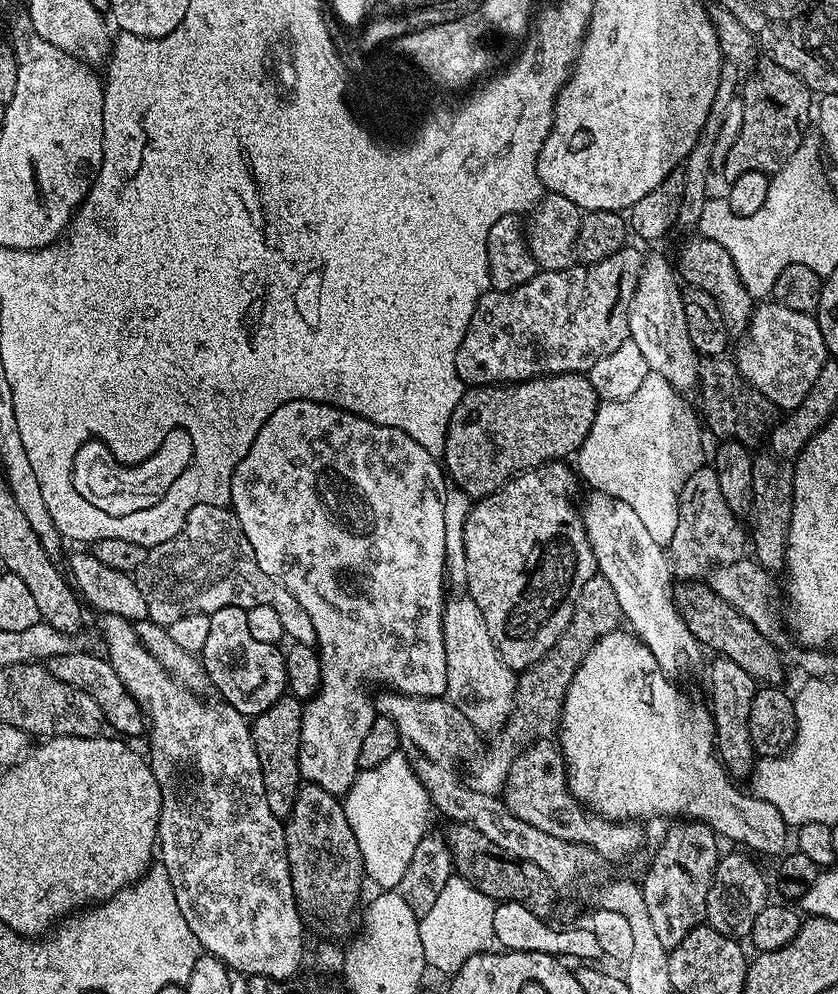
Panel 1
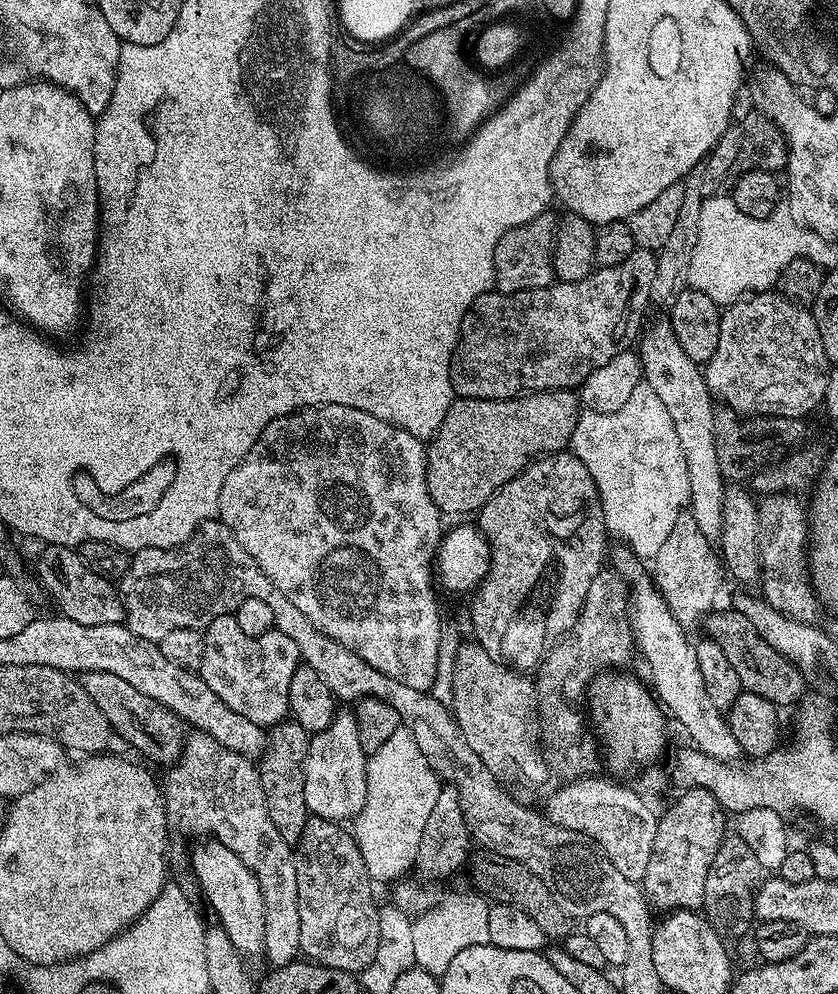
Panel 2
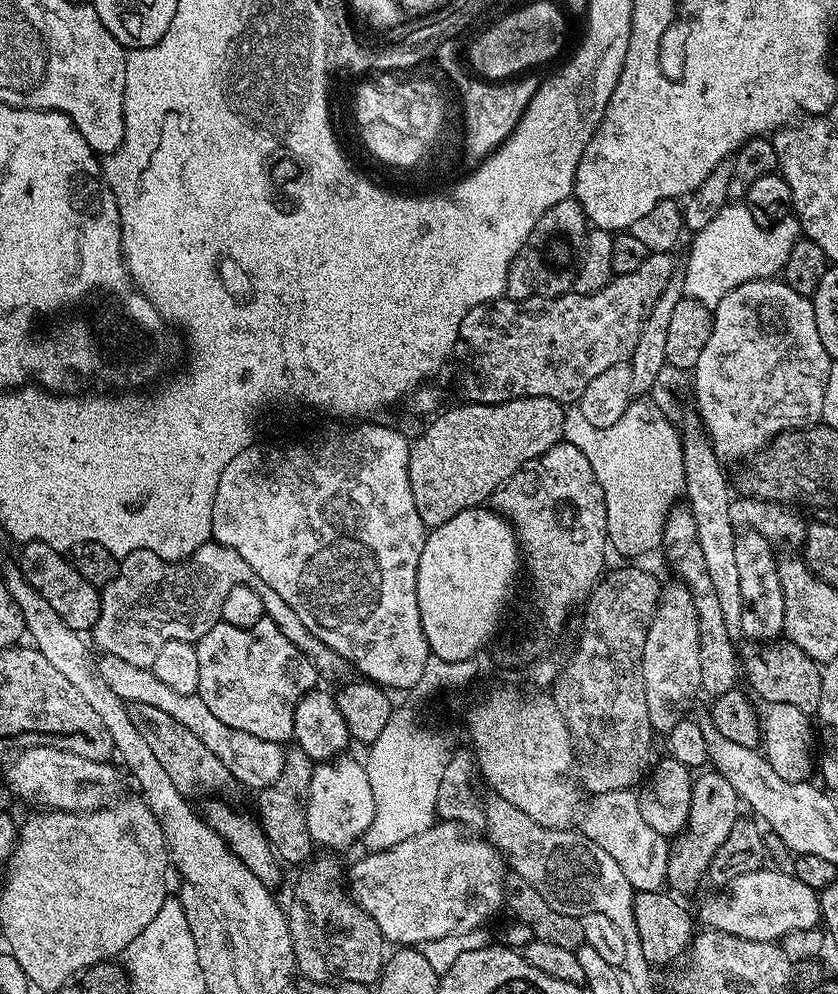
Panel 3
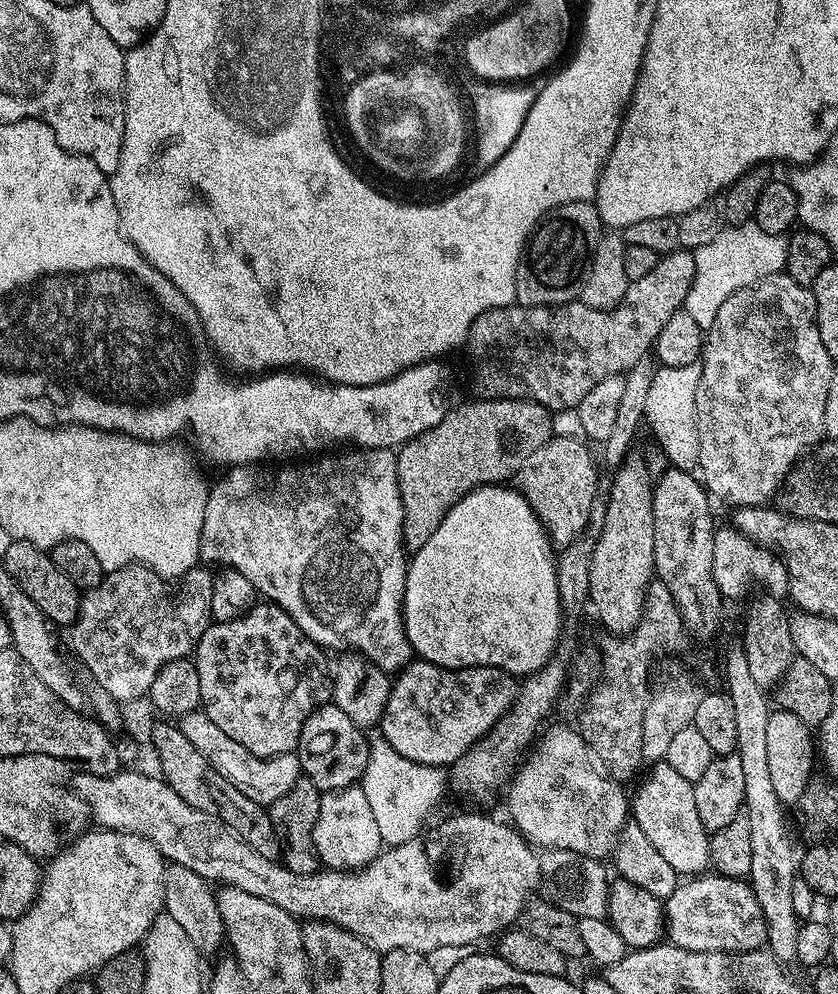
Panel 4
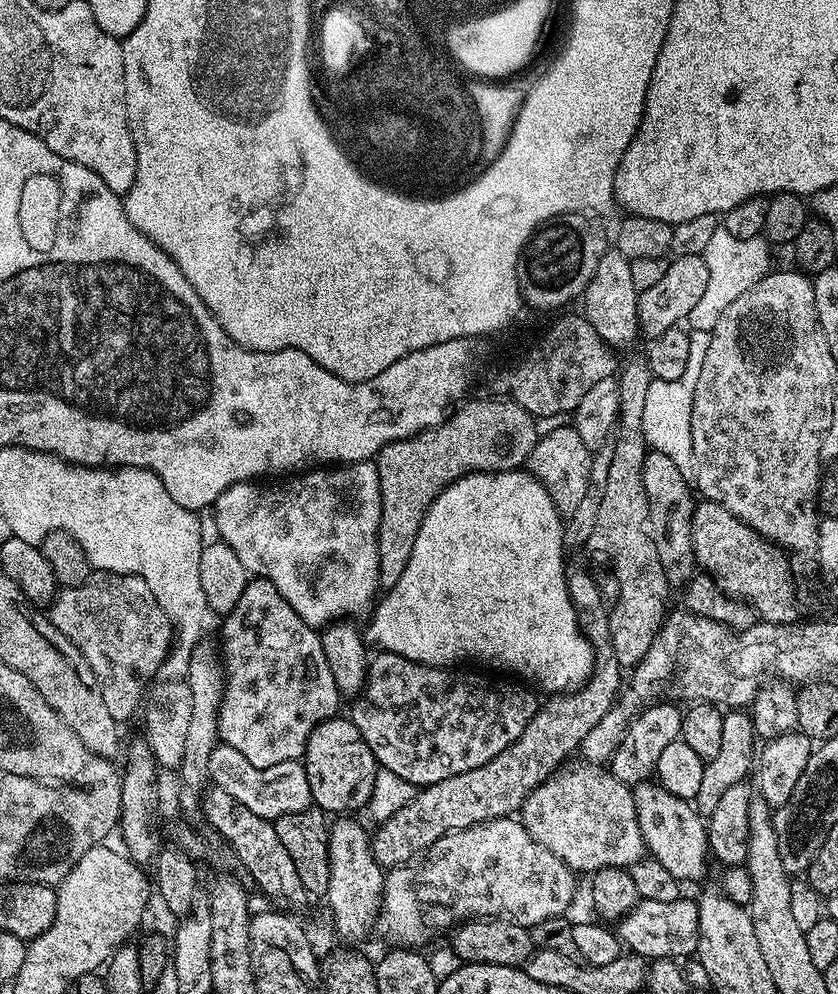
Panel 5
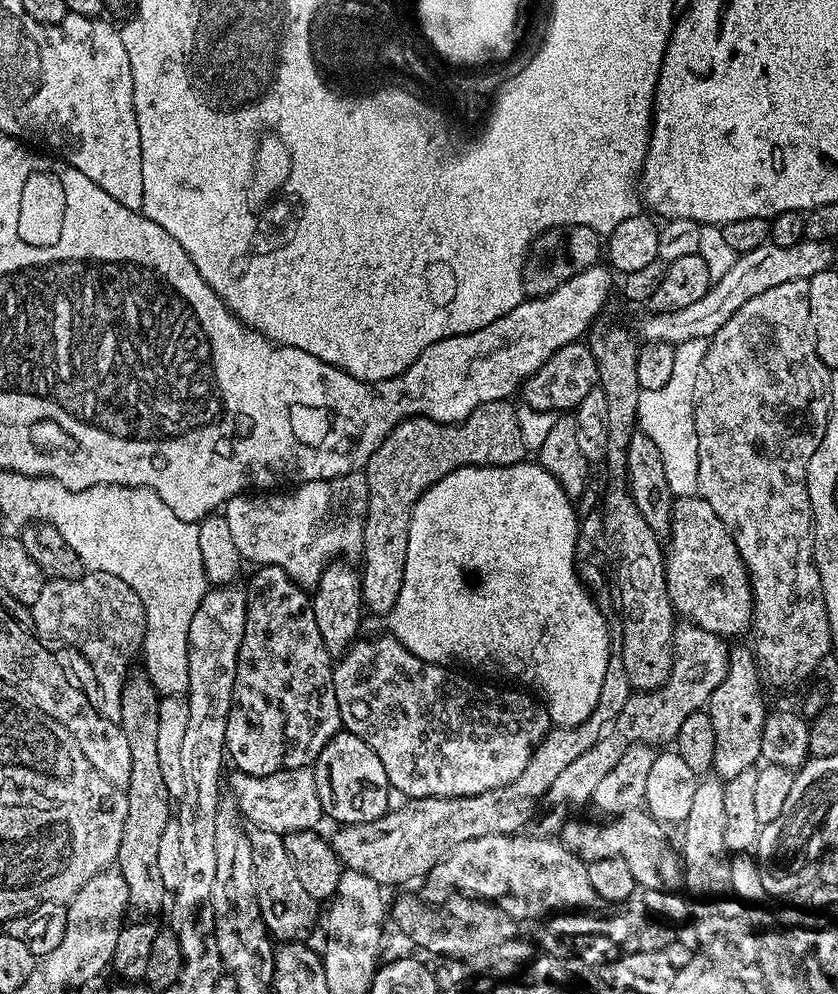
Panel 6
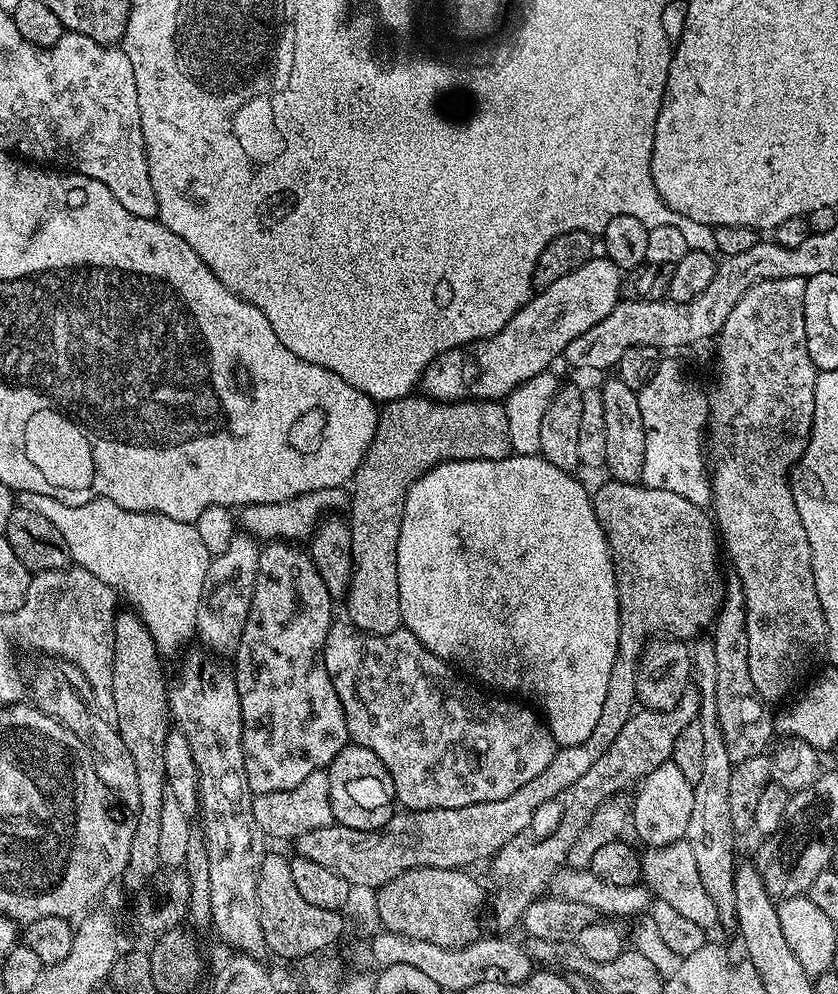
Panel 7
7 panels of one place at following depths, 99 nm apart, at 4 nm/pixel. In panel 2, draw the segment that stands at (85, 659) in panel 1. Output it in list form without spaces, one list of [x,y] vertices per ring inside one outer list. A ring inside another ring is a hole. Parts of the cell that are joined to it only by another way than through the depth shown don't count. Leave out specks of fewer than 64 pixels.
[[[85,672],[82,683],[86,694],[94,698],[94,706],[98,706],[102,714],[106,714],[108,727],[117,737],[121,736],[134,751],[141,752],[145,761],[153,760],[156,764],[171,766],[179,760],[186,739],[186,725],[169,708],[162,706],[162,702],[150,698],[150,694],[142,694],[142,690],[130,686],[126,678],[118,678],[118,674]]]

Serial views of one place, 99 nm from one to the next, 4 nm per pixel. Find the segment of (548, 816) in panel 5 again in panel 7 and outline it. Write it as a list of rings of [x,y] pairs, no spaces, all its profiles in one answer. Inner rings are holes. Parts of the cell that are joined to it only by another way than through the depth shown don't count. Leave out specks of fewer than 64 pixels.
[[[681,839],[661,848],[649,847],[640,857],[640,874],[655,899],[674,906],[674,910],[702,929],[717,927],[720,915],[714,906],[714,898],[710,898],[706,886],[702,886],[702,878],[698,878],[698,865],[694,863],[694,853],[687,840]]]

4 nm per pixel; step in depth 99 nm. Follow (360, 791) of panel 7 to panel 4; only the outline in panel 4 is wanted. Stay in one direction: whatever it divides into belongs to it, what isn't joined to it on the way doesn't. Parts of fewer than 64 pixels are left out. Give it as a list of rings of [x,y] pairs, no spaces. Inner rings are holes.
[[[334,703],[316,708],[302,722],[302,734],[296,743],[295,753],[300,758],[300,771],[321,793],[339,788],[351,788],[366,770],[370,740],[365,729],[354,726]]]

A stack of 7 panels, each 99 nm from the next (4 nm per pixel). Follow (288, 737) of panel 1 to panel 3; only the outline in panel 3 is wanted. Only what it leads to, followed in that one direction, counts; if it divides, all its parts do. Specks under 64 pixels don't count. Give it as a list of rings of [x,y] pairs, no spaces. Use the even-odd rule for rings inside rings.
[[[289,747],[284,753],[284,769],[270,786],[259,789],[260,816],[259,823],[272,843],[272,850],[285,865],[300,864],[304,866],[313,859],[314,845],[310,838],[310,826],[306,826],[306,802],[310,790],[310,778],[314,762],[301,748]]]

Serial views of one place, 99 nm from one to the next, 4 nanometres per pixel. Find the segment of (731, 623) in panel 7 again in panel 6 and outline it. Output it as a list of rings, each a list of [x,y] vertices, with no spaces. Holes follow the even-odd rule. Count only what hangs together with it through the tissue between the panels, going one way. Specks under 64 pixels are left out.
[[[733,643],[729,650],[729,668],[726,678],[709,696],[706,711],[710,722],[714,722],[714,762],[712,772],[721,780],[734,778],[742,770],[756,768],[762,750],[762,726],[766,722],[769,709],[764,708],[764,700],[759,696],[760,673],[751,647]]]

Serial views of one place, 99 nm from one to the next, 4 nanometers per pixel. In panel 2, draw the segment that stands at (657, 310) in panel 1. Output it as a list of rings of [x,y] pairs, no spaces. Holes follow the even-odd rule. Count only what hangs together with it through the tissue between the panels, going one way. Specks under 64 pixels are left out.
[[[664,324],[658,327],[650,338],[645,338],[641,339],[638,348],[641,373],[645,385],[654,390],[654,394],[658,395],[662,406],[666,406],[670,418],[674,420],[678,442],[681,443],[683,457],[686,458],[687,476],[690,478],[689,511],[698,523],[698,528],[702,530],[702,534],[711,540],[719,539],[726,481],[721,473],[721,464],[717,457],[716,414],[718,408],[714,403],[713,394],[704,380],[701,365],[686,358],[686,350],[682,350],[669,325]]]

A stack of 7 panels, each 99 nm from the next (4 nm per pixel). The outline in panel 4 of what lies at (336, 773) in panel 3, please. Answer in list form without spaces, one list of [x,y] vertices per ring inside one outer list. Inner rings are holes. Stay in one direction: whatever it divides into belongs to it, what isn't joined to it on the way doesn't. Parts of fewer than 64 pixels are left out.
[[[360,786],[339,788],[320,797],[318,822],[314,822],[314,846],[321,865],[328,870],[355,870],[364,868],[382,851],[382,841],[369,799]]]

